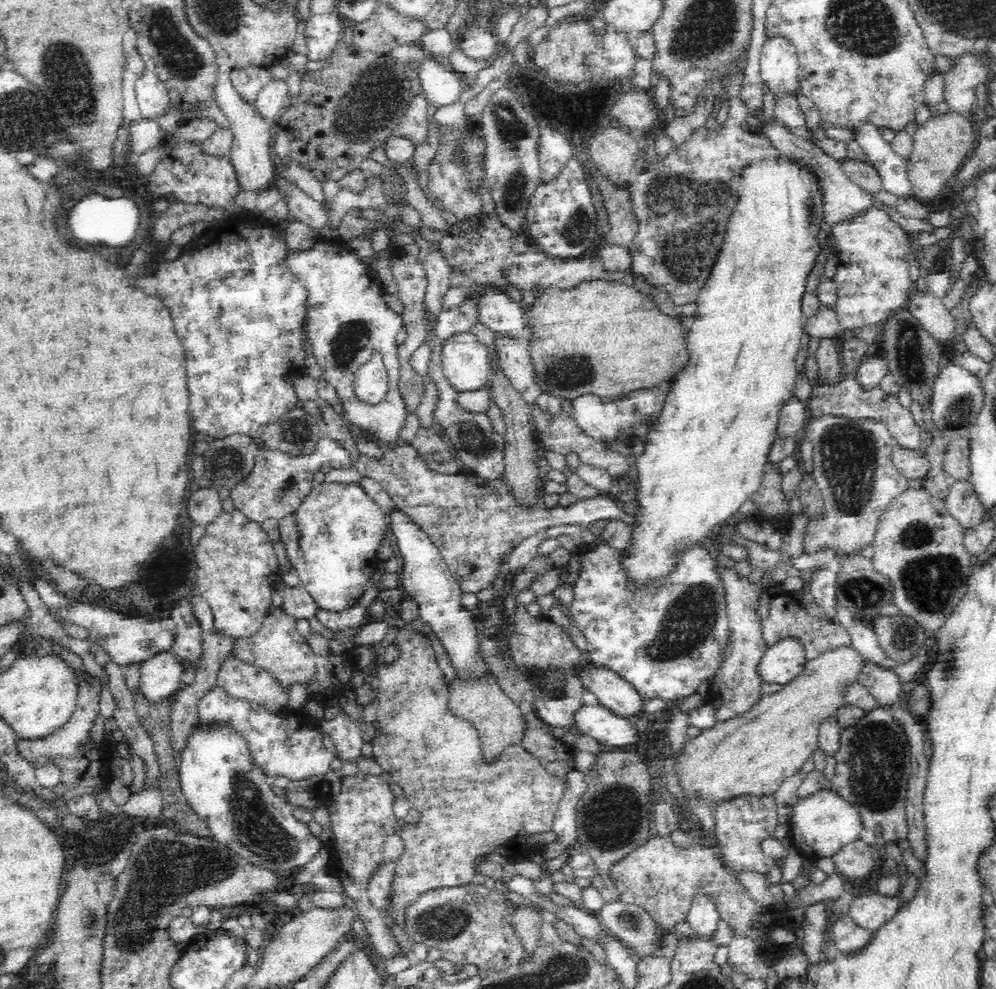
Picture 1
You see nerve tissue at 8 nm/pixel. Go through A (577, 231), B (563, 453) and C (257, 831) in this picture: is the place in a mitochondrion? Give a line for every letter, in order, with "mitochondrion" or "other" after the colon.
A: mitochondrion
B: other
C: mitochondrion

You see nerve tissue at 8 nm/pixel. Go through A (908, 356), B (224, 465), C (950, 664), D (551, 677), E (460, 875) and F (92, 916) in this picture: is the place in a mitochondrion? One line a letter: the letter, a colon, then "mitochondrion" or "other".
A: mitochondrion
B: mitochondrion
C: mitochondrion
D: mitochondrion
E: other
F: mitochondrion

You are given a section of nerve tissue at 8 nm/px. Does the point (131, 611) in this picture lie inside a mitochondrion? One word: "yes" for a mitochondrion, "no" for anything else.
no

